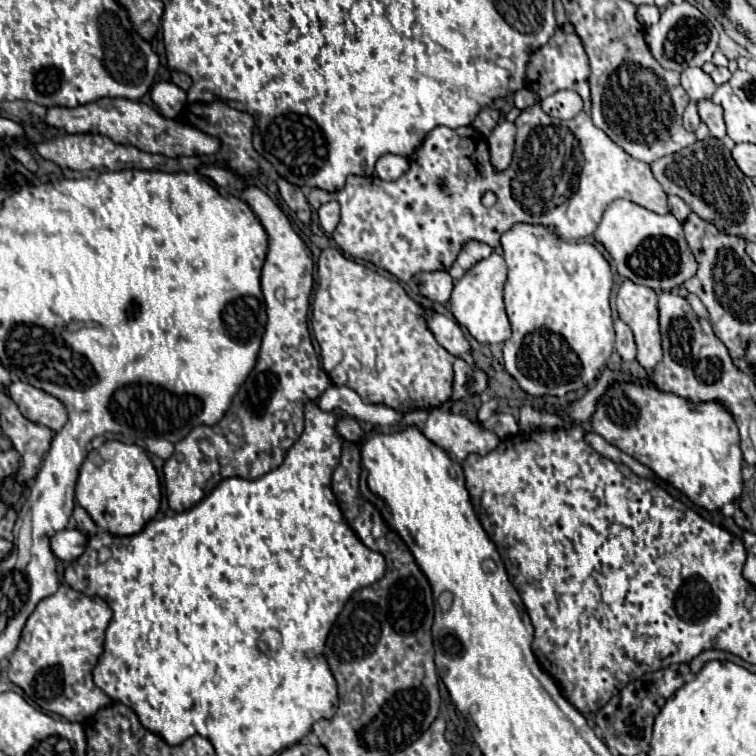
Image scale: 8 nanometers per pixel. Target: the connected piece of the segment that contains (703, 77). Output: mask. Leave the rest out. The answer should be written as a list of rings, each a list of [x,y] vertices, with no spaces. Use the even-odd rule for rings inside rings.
[[[692,67],[692,69],[682,73],[682,87],[688,93],[690,101],[696,101],[696,103],[700,103],[704,99],[710,99],[716,91],[714,81],[698,67]]]

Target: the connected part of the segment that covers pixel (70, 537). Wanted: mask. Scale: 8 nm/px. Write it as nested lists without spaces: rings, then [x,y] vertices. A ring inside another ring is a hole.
[[[64,529],[50,539],[50,549],[60,561],[72,563],[80,557],[80,551],[84,551],[84,543],[86,537],[78,529]]]

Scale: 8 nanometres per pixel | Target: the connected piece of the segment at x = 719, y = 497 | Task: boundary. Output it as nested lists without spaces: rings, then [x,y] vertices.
[[[654,385],[608,387],[592,417],[592,431],[646,465],[660,481],[682,491],[696,507],[718,511],[742,495],[742,451],[738,427],[720,403],[692,405]]]

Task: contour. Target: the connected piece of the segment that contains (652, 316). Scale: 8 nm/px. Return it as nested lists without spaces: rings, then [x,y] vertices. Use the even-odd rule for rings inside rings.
[[[628,279],[620,285],[616,297],[618,315],[634,333],[638,347],[636,359],[646,371],[652,371],[662,359],[656,299],[658,297],[650,287],[636,285]]]

